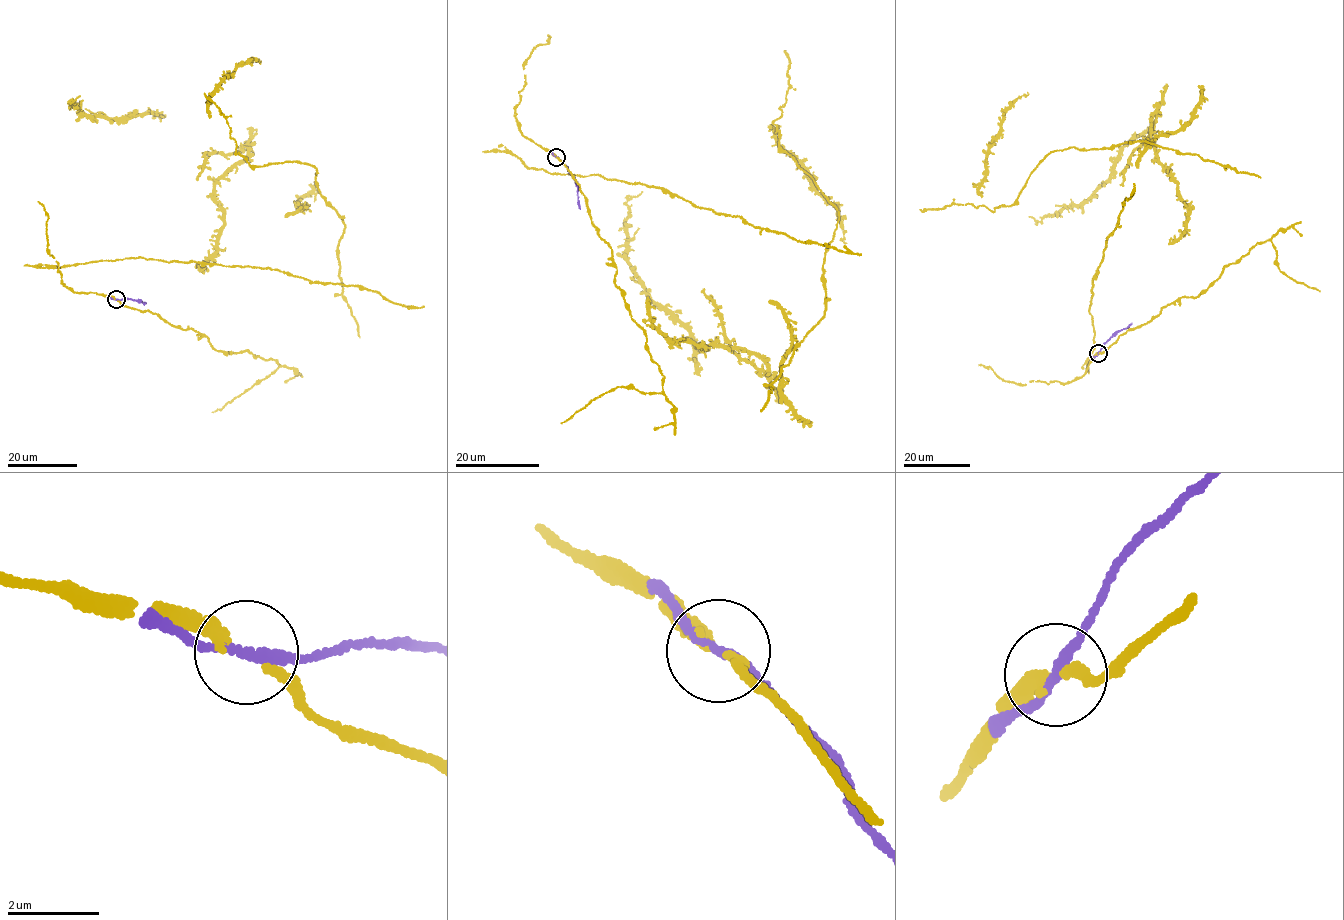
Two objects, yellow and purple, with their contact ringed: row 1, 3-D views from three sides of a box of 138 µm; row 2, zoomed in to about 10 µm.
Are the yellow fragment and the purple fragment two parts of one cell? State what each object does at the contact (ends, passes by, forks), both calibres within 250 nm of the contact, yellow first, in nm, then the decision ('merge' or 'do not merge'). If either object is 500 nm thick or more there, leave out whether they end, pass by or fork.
yellow passes by; purple passes by; 150 nm thick on the yellow side, 190 nm on the other; do not merge

